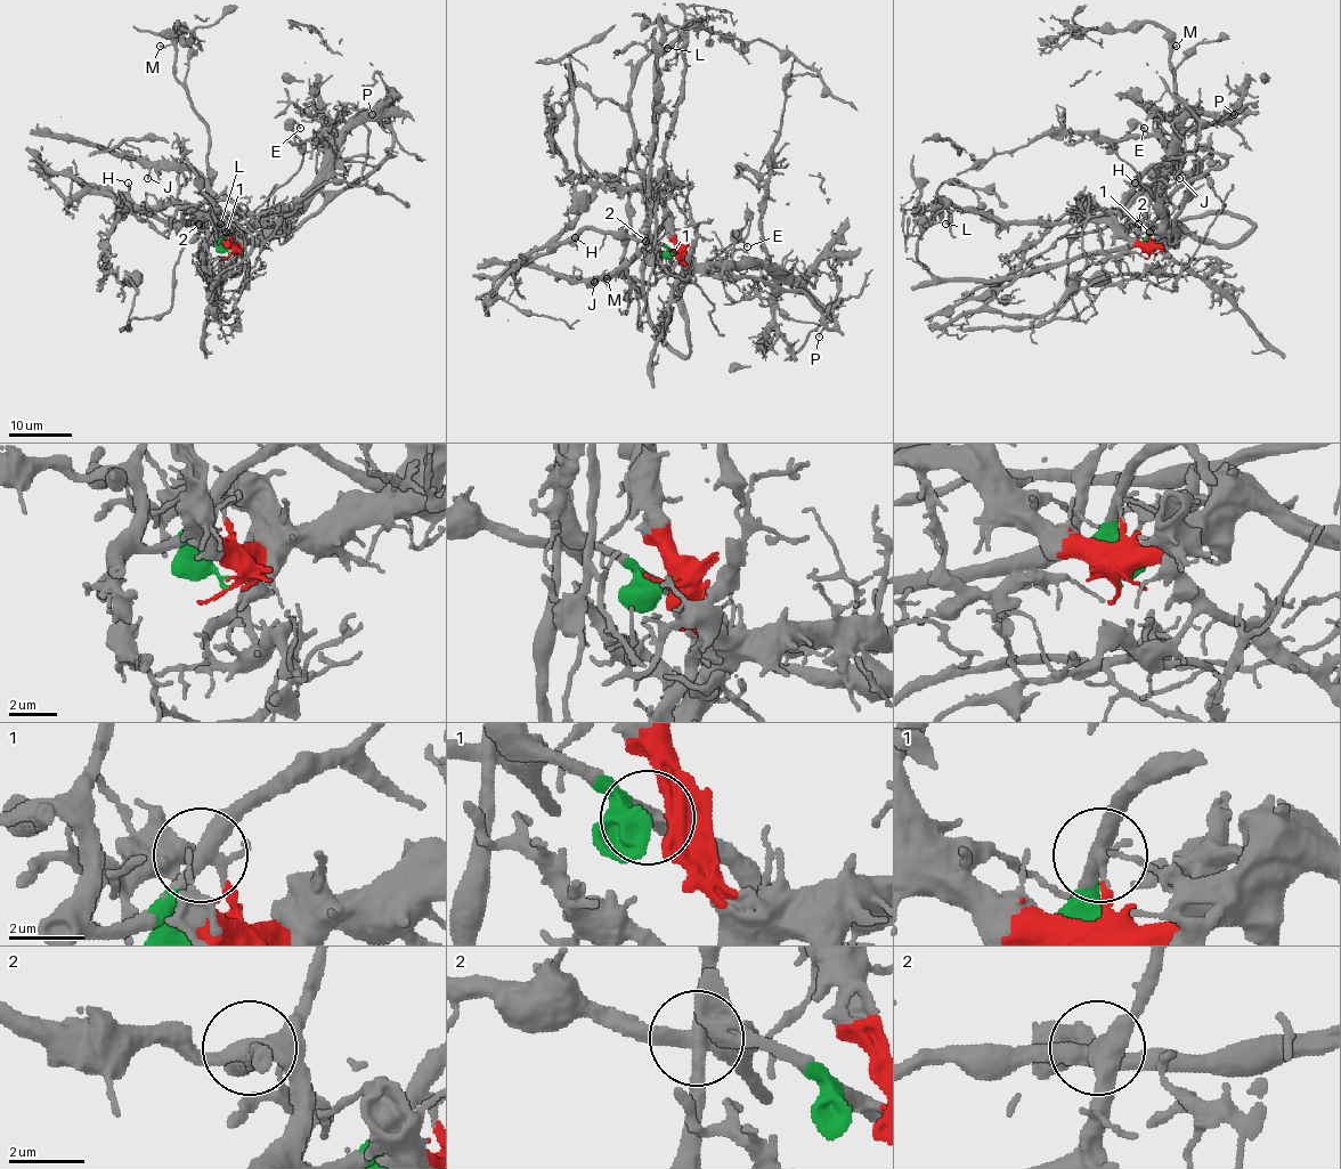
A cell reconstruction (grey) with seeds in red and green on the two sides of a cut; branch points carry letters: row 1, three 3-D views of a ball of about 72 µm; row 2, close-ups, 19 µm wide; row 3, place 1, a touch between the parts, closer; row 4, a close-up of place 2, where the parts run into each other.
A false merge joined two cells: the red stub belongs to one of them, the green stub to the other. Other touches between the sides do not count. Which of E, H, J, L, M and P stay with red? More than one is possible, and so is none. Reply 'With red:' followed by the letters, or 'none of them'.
With red: J, L, P

